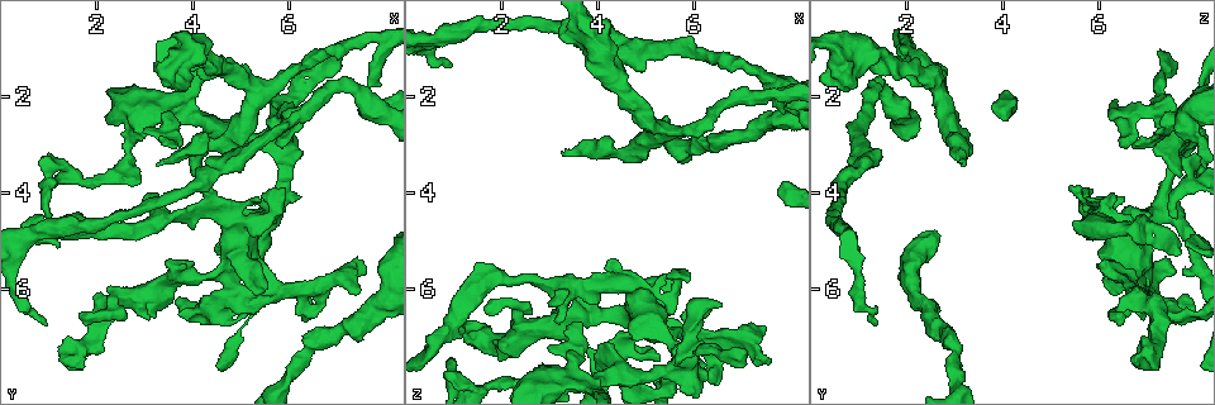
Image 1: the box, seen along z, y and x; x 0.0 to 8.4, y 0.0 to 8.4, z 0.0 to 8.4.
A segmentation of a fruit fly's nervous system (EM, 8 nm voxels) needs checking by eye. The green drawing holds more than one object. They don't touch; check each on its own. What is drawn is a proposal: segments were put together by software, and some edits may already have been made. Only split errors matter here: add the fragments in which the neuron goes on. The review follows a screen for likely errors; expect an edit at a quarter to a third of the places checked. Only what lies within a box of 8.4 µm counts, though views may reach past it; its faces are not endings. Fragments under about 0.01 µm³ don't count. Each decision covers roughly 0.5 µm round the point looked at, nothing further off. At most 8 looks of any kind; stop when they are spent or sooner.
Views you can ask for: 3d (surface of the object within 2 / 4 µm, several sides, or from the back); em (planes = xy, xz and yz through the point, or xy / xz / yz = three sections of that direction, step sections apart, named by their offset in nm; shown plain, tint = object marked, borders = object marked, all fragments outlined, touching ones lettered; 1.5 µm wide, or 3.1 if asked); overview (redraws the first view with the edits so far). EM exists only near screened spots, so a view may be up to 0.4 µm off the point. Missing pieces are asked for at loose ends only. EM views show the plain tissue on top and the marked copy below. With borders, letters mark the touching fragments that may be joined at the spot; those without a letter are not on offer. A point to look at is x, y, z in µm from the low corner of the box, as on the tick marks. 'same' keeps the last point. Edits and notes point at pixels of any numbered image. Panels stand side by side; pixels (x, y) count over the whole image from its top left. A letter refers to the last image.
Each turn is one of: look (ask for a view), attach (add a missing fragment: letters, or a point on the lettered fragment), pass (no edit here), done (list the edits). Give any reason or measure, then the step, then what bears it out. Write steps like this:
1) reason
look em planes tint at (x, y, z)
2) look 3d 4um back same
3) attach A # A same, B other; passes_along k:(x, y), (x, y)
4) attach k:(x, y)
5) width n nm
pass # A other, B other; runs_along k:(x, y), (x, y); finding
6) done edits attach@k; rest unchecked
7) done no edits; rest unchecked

an open end
look em xz step 4 tint at (7.45, 6.10, 6.75)

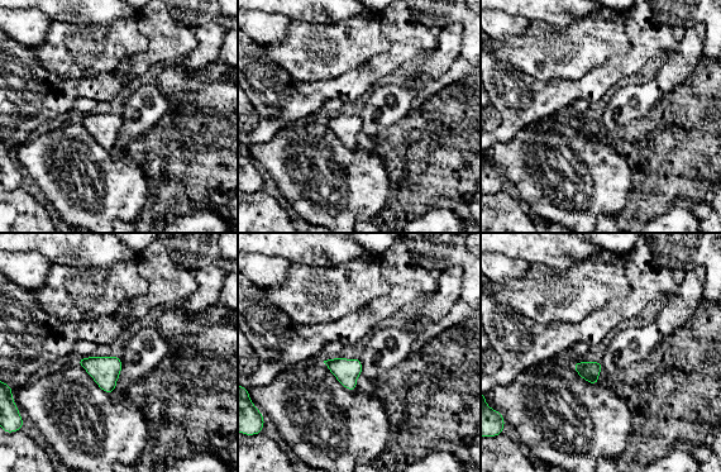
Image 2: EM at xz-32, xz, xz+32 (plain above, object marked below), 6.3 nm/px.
look em planes borders same

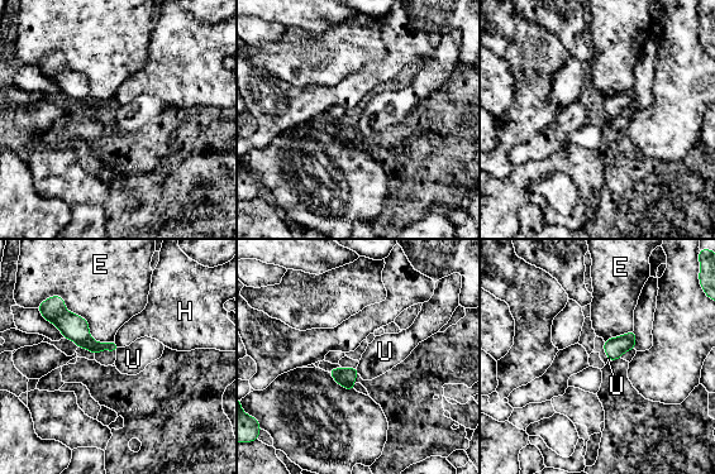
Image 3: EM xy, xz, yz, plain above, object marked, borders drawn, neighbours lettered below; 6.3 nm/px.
pass # E other, H other, U other; no lettered fragment goes on from it

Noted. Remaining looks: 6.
free end
look em planes borders at (0.95, 6.75, 1.40)

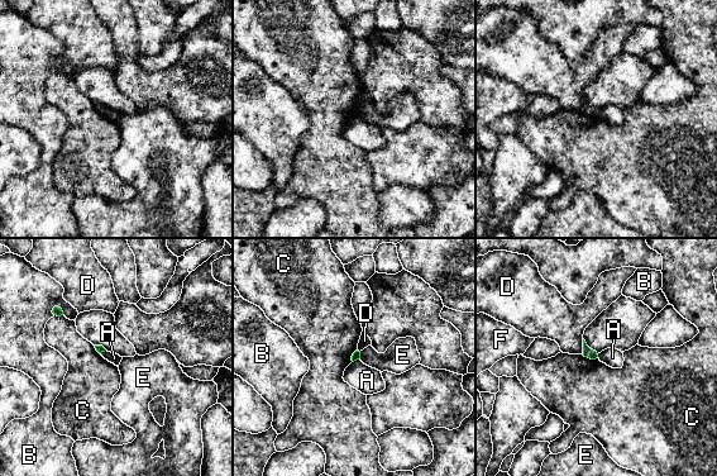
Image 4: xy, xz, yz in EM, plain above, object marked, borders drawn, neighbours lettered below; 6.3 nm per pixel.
pass # A other, B other, C other, D other, E other, F other; border 4:(598, 353), (600, 358); no lettered fragment goes on from it

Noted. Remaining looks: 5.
an open end
look em planes borders at (3.30, 3.45, 3.15)

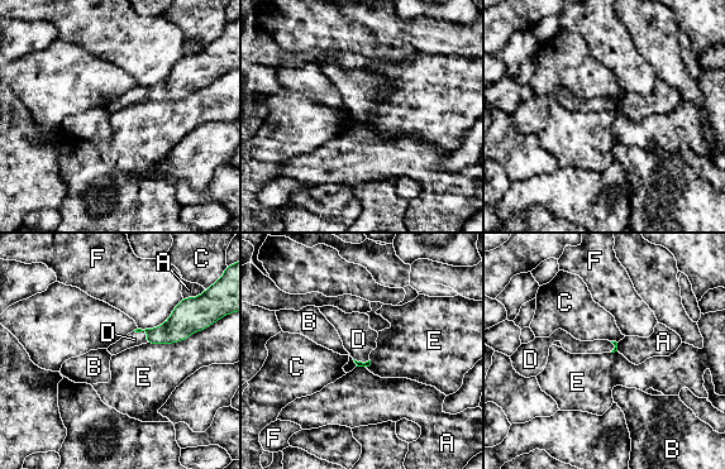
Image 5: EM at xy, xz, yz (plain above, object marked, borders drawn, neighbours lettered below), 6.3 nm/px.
attach D # A other, B other, C other, D same, E other, F other; passes_along 5:(182, 322), (146, 333), (134, 339); the neuron continues

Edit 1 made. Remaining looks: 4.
done edits attach@5; rest unchecked

